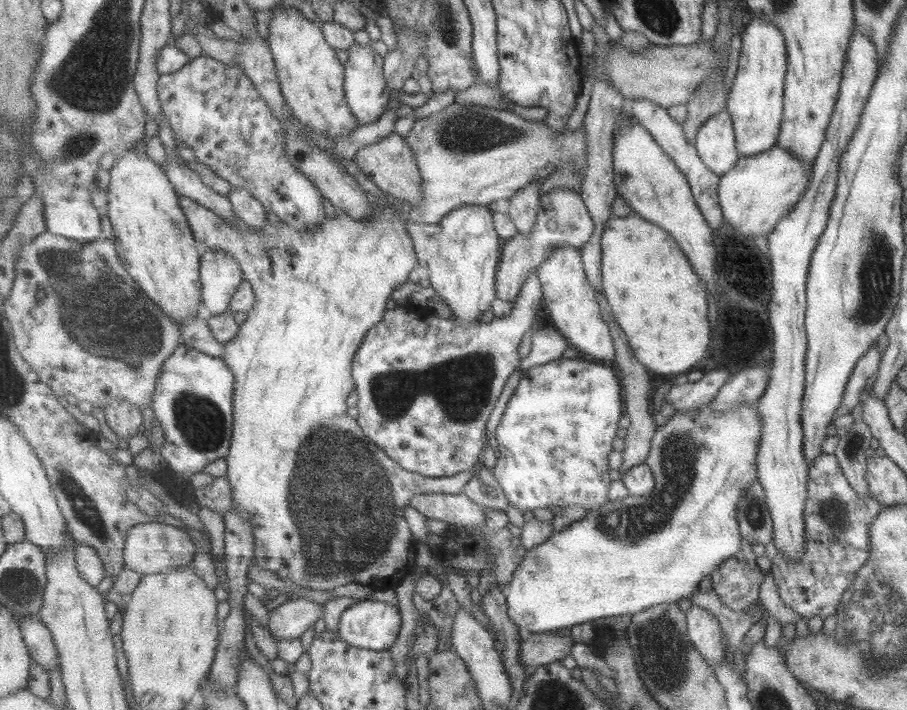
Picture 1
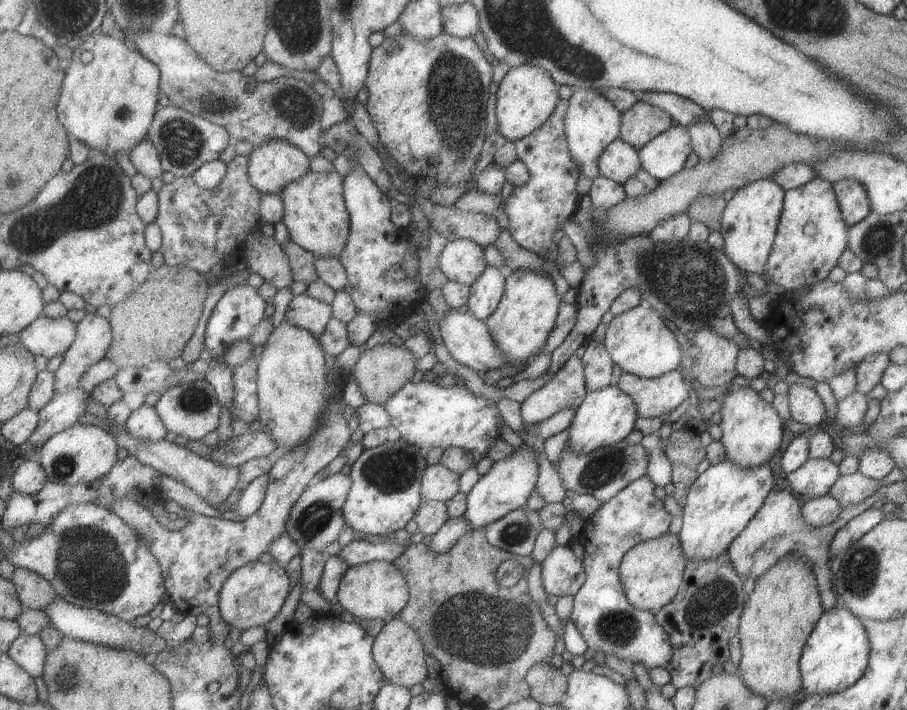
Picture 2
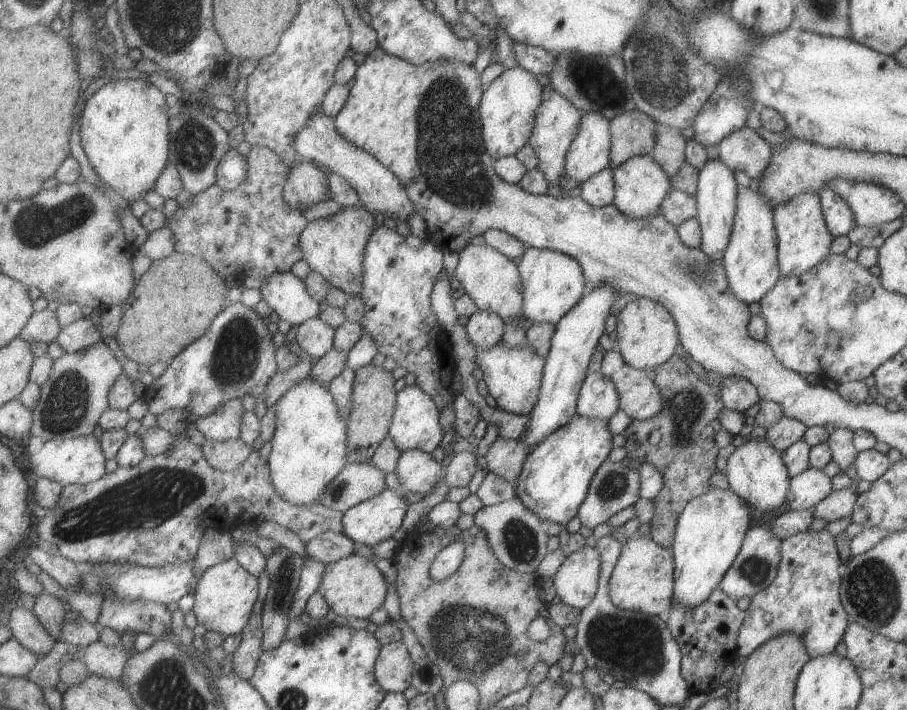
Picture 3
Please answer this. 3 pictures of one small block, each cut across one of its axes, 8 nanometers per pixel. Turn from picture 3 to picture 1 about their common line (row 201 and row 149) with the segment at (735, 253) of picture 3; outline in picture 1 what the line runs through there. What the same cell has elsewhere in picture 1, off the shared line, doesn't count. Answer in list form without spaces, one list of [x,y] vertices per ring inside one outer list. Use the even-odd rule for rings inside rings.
[[[752,16],[743,30],[737,73],[725,106],[732,117],[736,146],[742,157],[767,151],[777,144],[783,119],[784,82],[788,66],[784,42],[781,30],[764,17]]]

